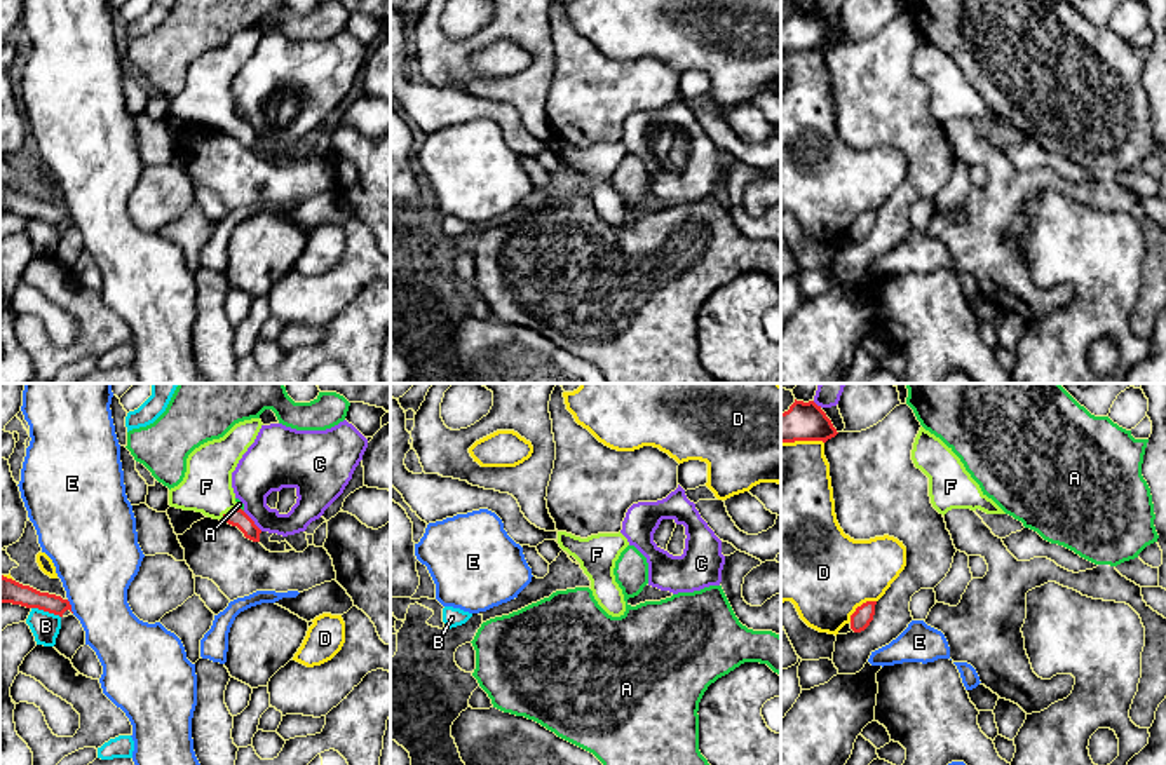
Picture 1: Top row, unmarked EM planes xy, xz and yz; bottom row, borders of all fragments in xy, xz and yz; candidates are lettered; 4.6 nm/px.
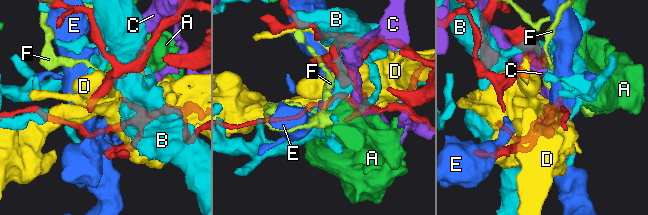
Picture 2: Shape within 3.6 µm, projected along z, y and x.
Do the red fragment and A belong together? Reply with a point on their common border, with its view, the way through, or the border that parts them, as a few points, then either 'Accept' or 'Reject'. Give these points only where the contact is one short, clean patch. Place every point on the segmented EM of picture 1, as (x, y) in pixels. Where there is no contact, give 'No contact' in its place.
Touches red at xy (241, 509). Boundary: xy (237, 506), (243, 511). Reject

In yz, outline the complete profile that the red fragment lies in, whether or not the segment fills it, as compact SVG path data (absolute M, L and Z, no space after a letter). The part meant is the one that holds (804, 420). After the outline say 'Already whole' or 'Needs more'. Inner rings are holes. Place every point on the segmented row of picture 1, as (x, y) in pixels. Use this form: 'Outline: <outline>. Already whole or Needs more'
Outline: M797 401L788 411L781 413L781 443L823 441L835 437L838 432L831 420L814 401Z. Already whole

